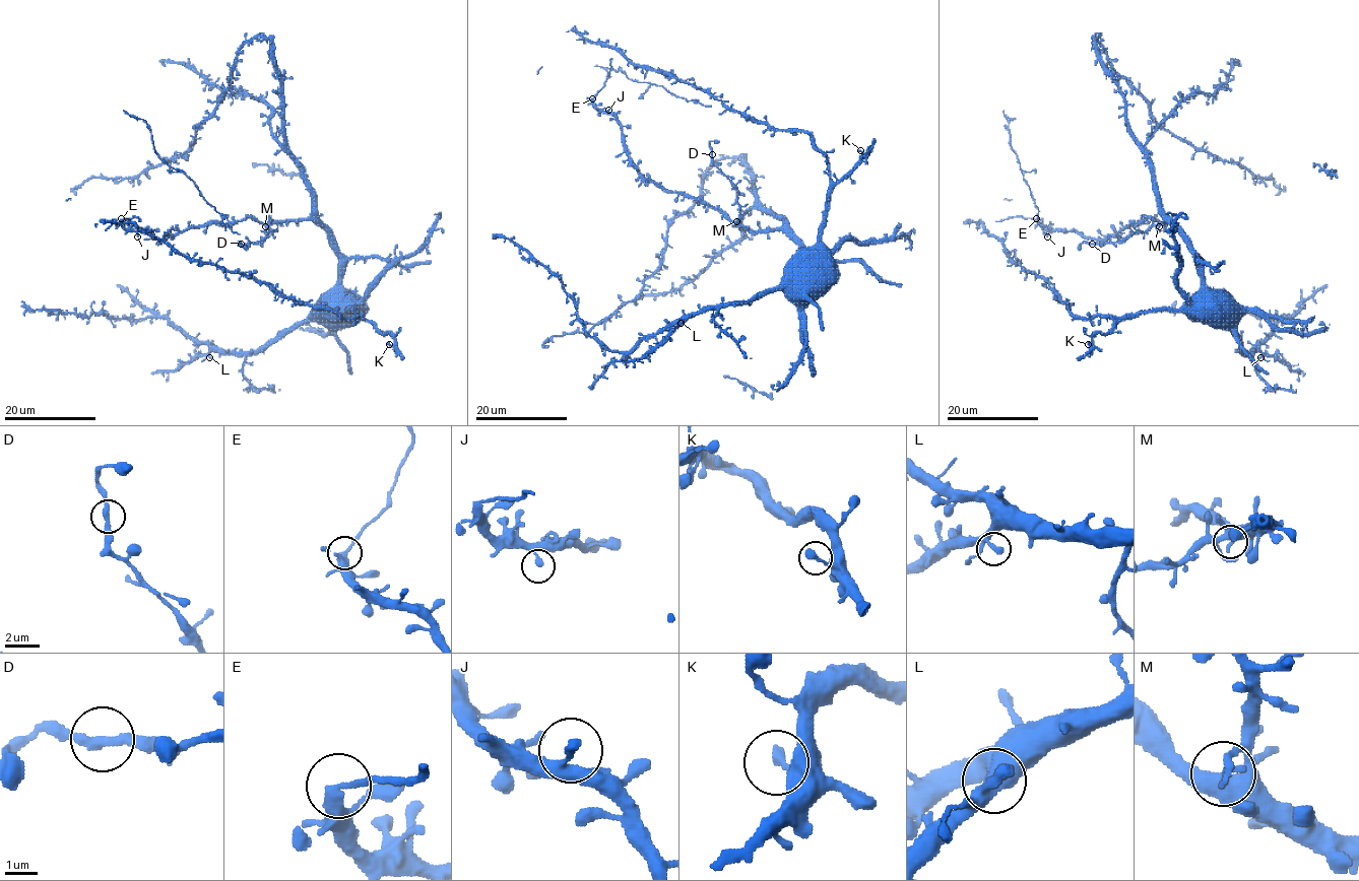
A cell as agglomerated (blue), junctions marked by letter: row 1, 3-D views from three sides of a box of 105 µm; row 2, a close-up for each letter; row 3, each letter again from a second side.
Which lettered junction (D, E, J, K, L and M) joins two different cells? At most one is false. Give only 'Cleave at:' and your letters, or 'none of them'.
Cleave at: E

